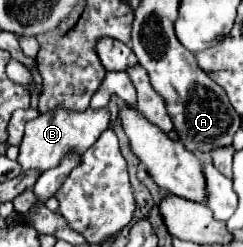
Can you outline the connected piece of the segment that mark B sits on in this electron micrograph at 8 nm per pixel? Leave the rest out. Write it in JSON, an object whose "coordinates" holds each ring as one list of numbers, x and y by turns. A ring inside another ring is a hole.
{"coordinates":[[88,106,84,112,74,112,70,108,54,108,54,112,44,112,26,124,26,134,20,144,18,162,22,170,30,170,30,168,40,172,50,170,60,164,66,152,72,152,72,150,80,154,86,152,108,126,110,126,108,108,94,110]]}

